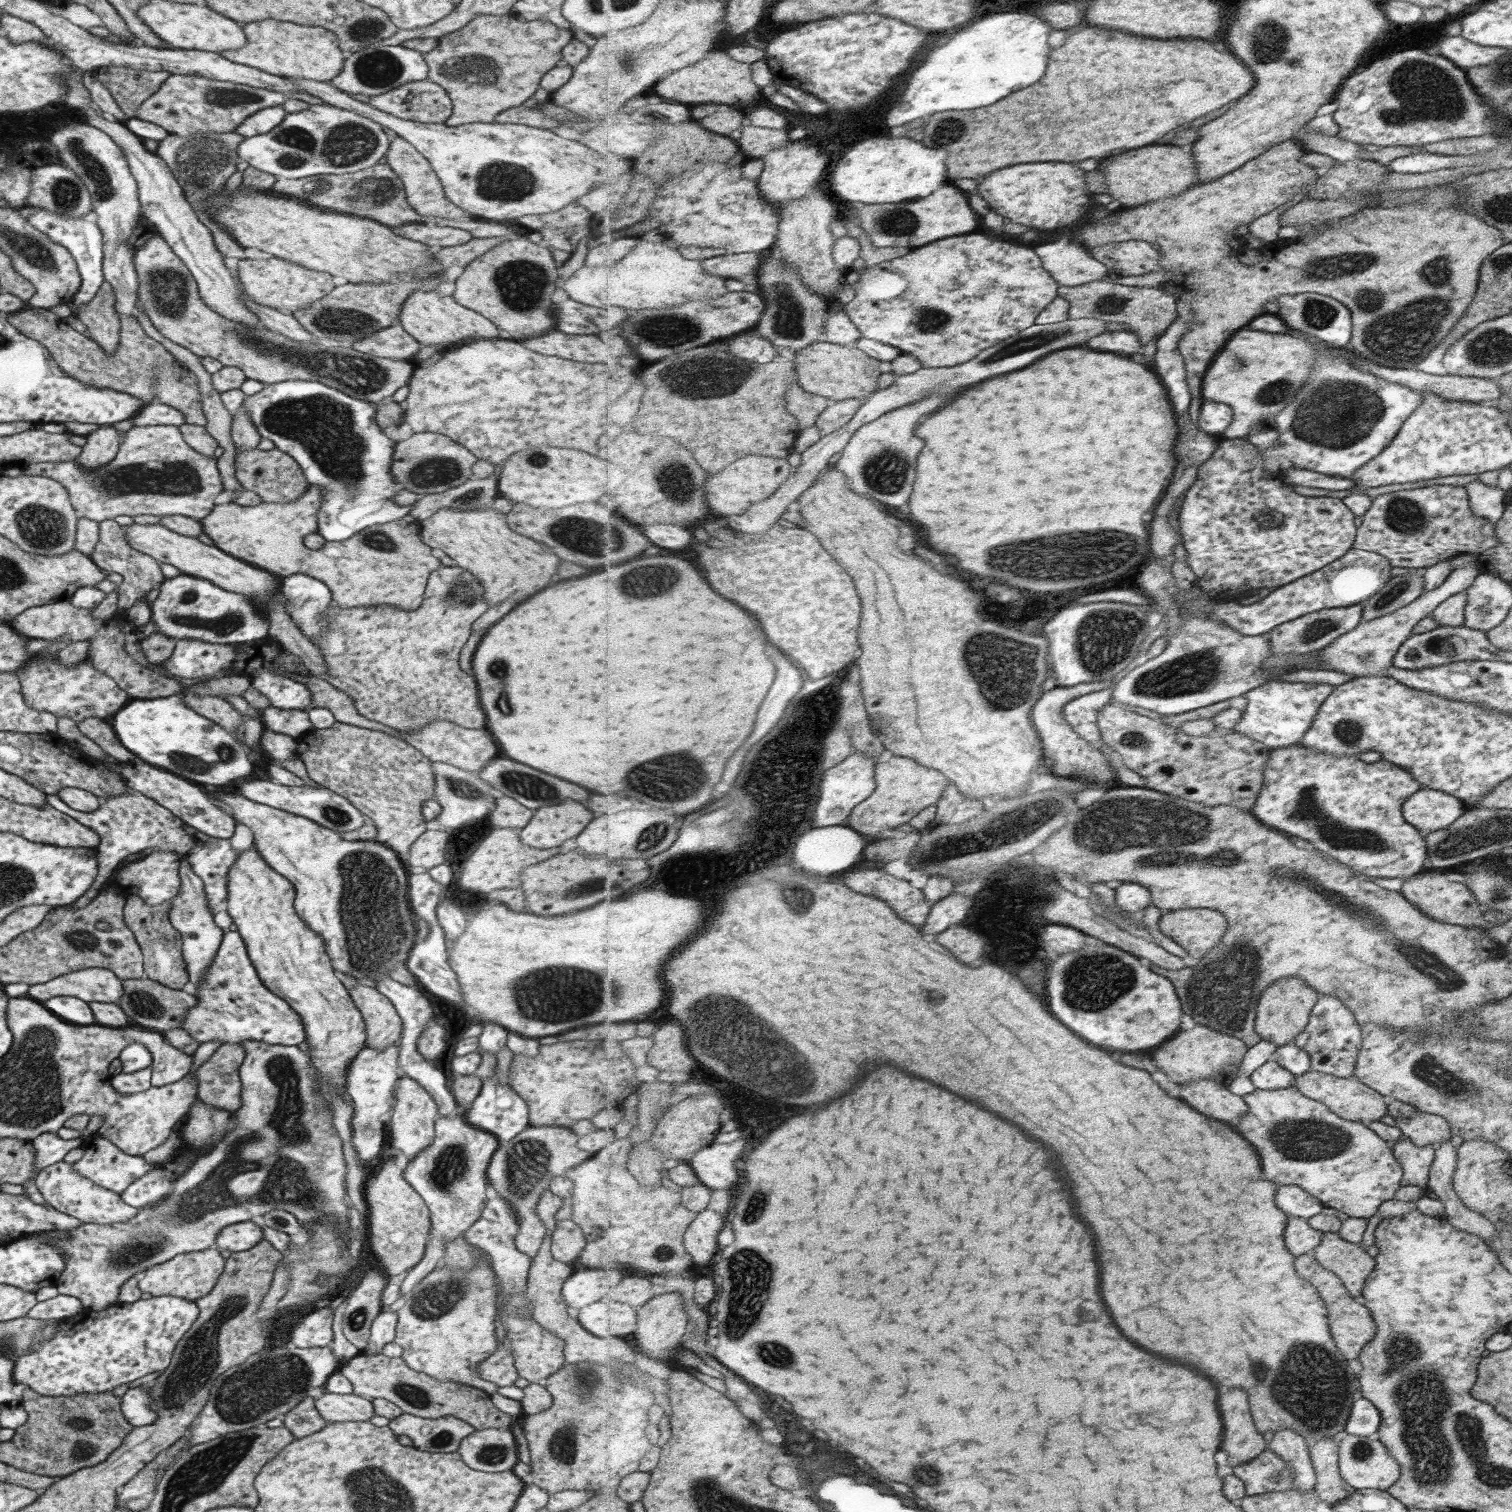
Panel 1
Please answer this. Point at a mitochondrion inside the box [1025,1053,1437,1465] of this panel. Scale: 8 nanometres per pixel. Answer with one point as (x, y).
(1318, 1410)

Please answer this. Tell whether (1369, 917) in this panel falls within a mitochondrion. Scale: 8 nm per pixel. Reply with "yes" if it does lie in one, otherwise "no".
yes

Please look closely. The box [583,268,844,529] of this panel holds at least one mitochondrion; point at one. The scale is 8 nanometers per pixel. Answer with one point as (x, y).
(710, 377)

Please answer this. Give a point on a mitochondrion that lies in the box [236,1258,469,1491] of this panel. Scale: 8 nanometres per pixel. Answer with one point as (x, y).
(417, 1397)

